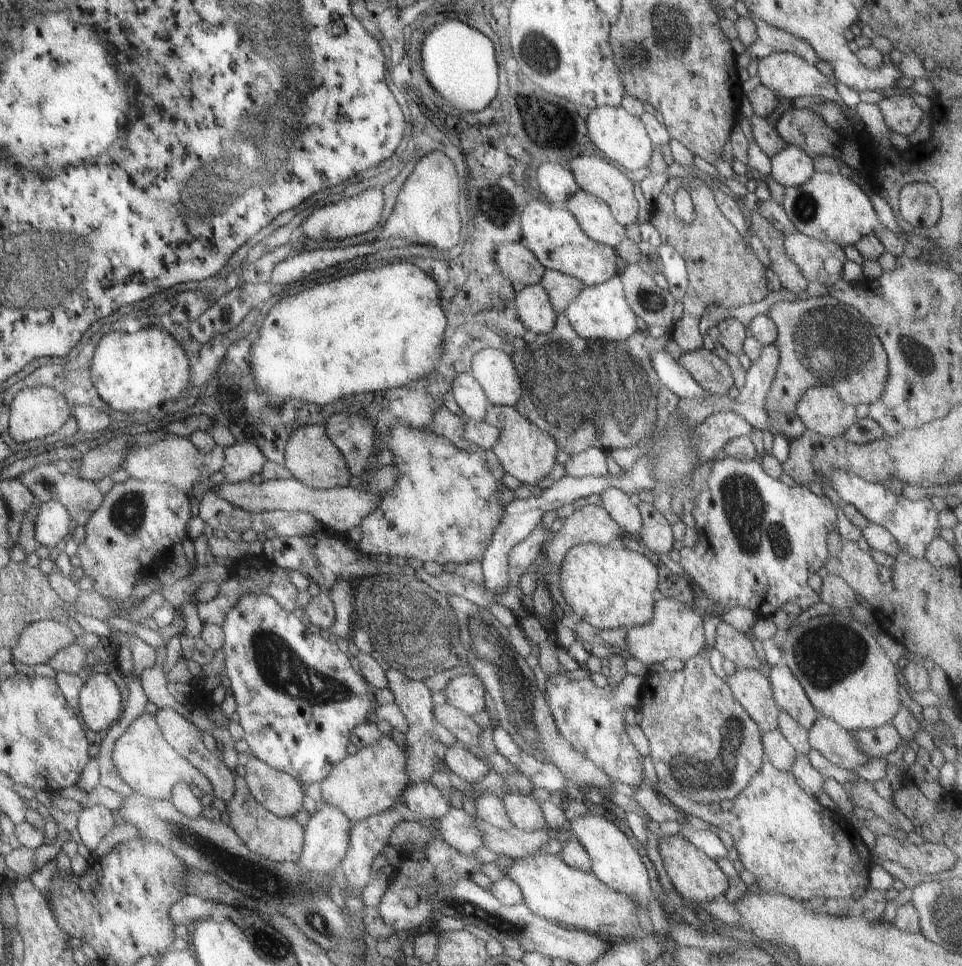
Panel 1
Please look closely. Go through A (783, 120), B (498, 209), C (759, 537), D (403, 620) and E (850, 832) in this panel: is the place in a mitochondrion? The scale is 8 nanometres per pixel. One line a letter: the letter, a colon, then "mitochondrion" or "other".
A: other
B: mitochondrion
C: mitochondrion
D: mitochondrion
E: other

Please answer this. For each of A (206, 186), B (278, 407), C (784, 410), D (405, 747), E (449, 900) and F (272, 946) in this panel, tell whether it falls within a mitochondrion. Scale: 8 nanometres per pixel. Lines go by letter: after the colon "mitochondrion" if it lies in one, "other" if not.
A: mitochondrion
B: other
C: mitochondrion
D: other
E: mitochondrion
F: mitochondrion

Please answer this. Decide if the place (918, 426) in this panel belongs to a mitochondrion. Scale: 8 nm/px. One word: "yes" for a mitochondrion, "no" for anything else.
no

